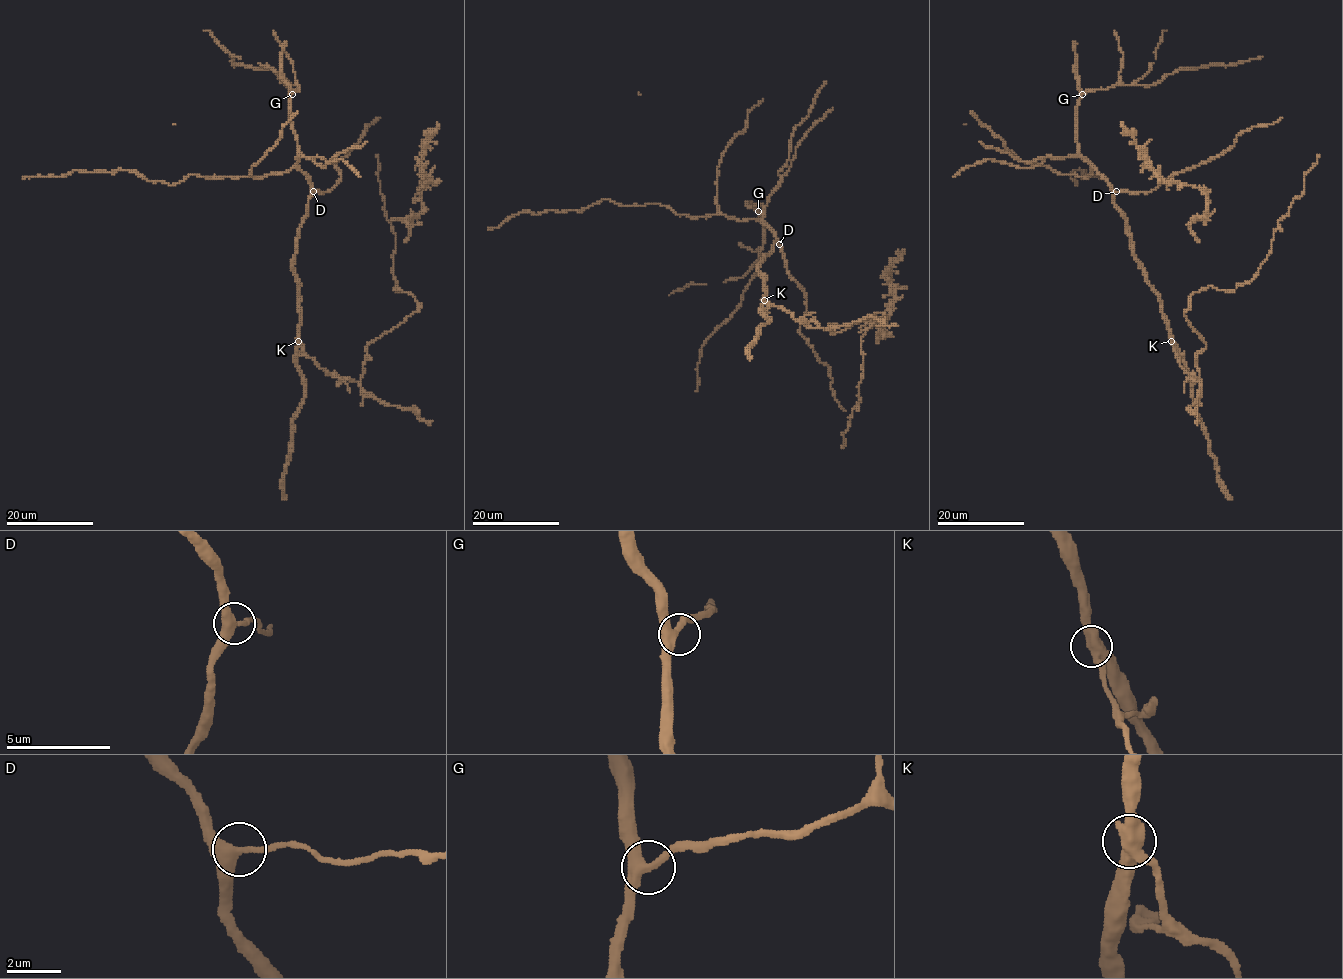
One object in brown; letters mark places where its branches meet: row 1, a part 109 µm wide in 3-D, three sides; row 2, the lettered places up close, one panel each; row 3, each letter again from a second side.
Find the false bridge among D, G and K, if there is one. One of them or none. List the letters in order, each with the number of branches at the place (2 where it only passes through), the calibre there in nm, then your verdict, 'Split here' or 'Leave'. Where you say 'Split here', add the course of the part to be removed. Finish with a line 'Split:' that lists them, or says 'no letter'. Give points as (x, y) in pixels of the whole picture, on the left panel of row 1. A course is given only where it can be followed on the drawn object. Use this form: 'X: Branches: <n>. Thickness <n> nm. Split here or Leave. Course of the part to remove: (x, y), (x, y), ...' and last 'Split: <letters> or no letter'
D: Branches: 3. Thickness 360 nm. Leave
G: Branches: 3. Thickness 360 nm. Leave
K: Branches: 3. Thickness 480 nm. Split here. Course of the part to remove: (298, 341), (328, 374), (359, 383), (366, 346), (419, 310), (396, 286), (398, 291), (395, 233), (376, 155)
Split: K

